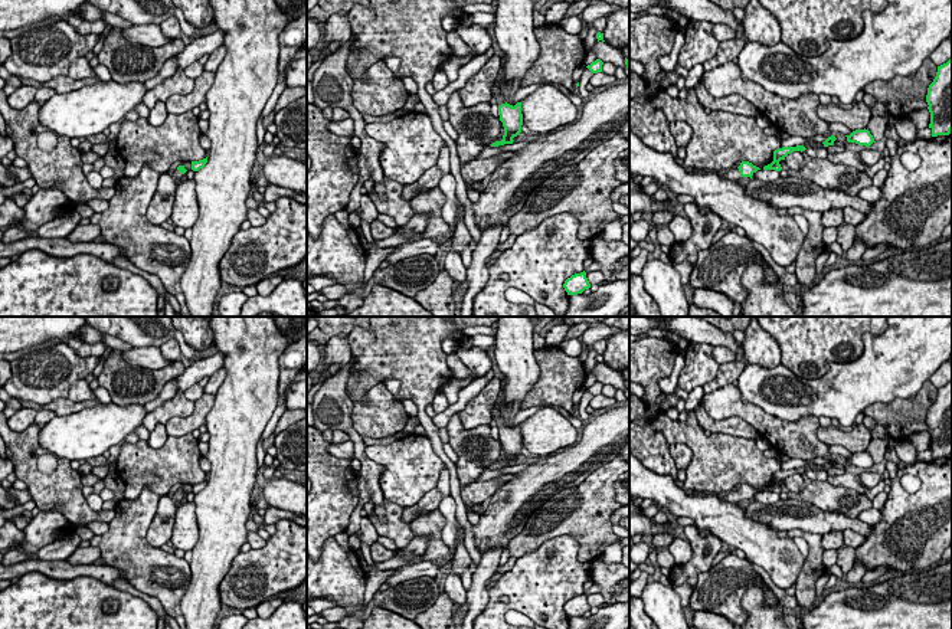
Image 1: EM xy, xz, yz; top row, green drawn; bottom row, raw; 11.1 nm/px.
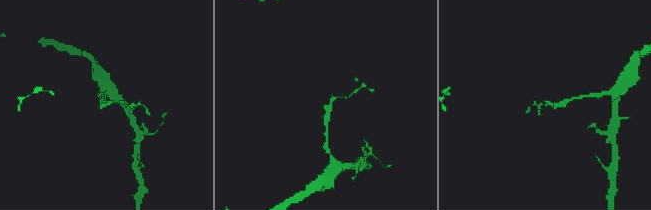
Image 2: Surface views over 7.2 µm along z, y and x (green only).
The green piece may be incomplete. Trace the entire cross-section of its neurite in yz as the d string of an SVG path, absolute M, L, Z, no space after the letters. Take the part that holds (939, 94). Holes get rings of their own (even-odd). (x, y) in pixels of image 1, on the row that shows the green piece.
M952 58L938 66L936 76L928 88L932 137L949 135L952 131Z

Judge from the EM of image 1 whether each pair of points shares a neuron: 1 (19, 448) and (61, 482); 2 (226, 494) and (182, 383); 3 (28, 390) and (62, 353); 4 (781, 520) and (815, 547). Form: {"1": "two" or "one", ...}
{"1": "one", "2": "two", "3": "one", "4": "two"}

